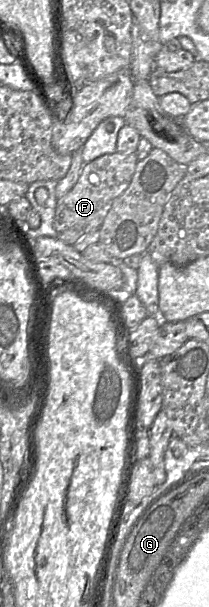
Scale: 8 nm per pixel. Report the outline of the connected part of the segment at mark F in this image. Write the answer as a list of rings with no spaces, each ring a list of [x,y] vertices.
[[[116,151],[85,163],[73,188],[62,198],[57,199],[53,220],[57,238],[66,244],[73,245],[89,232],[98,230],[109,212],[113,200],[128,188],[137,162],[136,152]]]

